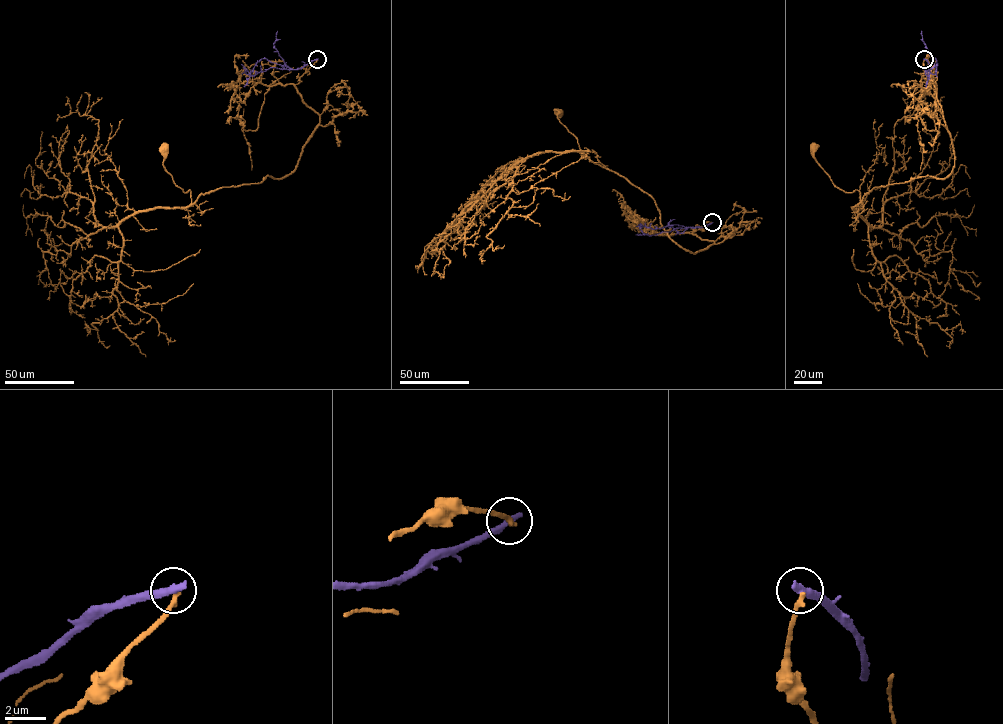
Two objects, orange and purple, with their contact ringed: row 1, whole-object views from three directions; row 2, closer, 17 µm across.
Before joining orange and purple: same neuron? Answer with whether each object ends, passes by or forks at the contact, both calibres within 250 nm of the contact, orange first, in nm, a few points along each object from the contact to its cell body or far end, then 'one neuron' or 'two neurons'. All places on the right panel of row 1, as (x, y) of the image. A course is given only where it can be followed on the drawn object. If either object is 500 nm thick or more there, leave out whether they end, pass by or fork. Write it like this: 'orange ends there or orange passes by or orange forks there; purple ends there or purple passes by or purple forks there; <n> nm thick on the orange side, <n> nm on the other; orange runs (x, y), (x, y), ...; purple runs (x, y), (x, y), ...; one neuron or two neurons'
orange ends there; purple ends there; 240 nm thick on the orange side, 400 nm on the other; orange runs (924, 59), (954, 155), (946, 177), (877, 186), (858, 203), (861, 193), (833, 184), (813, 148); purple runs (924, 59), (928, 69), (934, 58), (937, 64), (934, 74), (926, 69); two neurons

